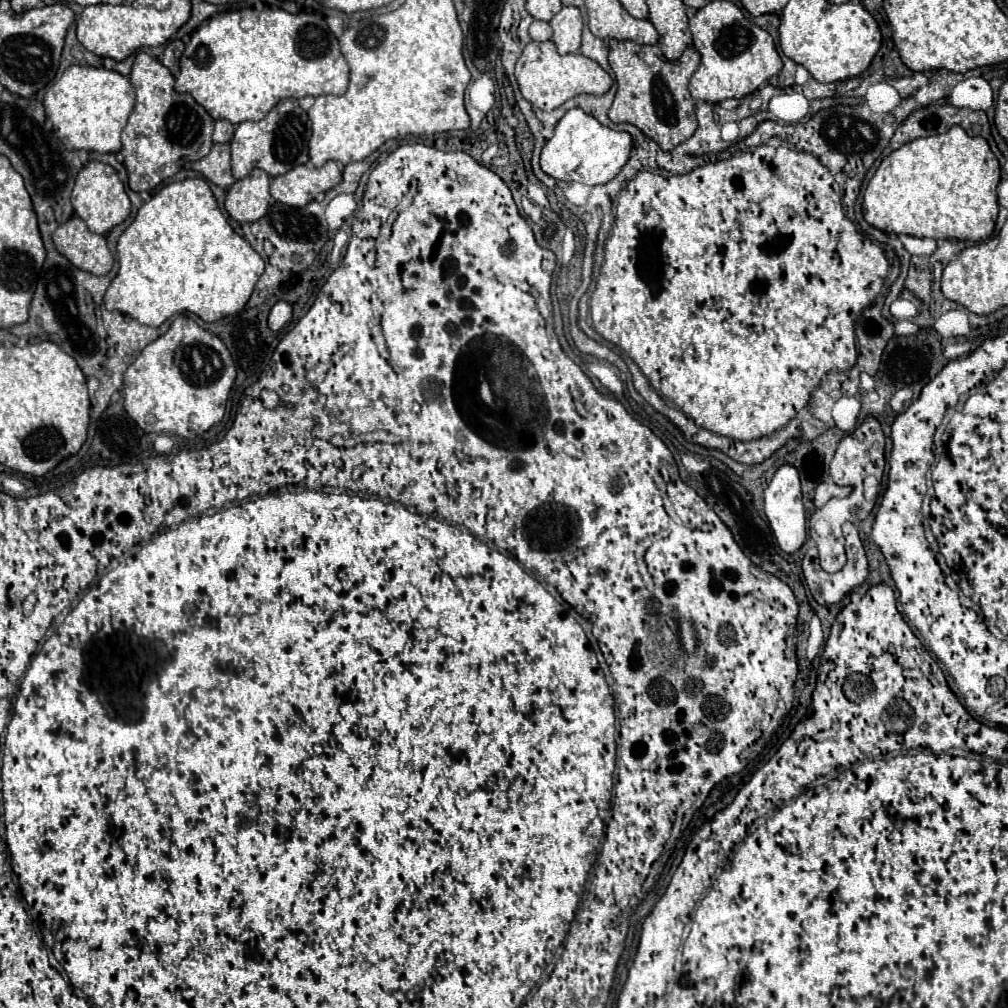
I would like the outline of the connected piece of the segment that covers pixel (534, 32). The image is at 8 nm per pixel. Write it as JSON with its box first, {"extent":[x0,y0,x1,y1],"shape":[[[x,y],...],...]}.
{"extent":[530,20,552,40],"shape":[[[534,20],[530,26],[530,38],[532,40],[550,40],[552,38],[552,28],[548,22]]]}

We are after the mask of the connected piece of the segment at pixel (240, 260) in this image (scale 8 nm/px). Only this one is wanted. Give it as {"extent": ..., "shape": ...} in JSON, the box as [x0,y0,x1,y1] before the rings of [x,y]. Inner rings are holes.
{"extent":[106,178,264,328],"shape":[[[204,178],[172,182],[156,192],[118,238],[116,256],[119,270],[106,290],[106,308],[128,314],[140,324],[154,328],[162,326],[178,312],[192,312],[204,322],[216,322],[224,316],[240,312],[264,272],[264,260],[242,236],[232,230]]]}

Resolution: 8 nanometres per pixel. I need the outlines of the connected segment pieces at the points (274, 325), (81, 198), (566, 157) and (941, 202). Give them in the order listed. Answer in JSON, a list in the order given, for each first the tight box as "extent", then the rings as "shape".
[{"extent":[268,302,292,330],"shape":[[[276,302],[270,310],[270,316],[268,316],[268,326],[270,330],[280,330],[288,320],[292,318],[292,308],[288,302]]]},{"extent":[72,160,131,234],"shape":[[[96,160],[88,162],[78,172],[78,178],[72,190],[72,206],[74,206],[74,212],[86,222],[90,232],[96,232],[96,234],[106,234],[116,224],[122,224],[131,212],[130,198],[116,170],[110,164],[102,164]]]},{"extent":[540,108,632,186],"shape":[[[572,108],[562,116],[554,128],[554,136],[544,144],[540,166],[556,180],[596,186],[610,182],[622,170],[630,158],[630,150],[632,136],[628,132],[606,128],[592,114],[586,114],[580,108]]]},{"extent":[862,126,1000,240],"shape":[[[952,126],[938,136],[916,138],[882,160],[864,192],[862,212],[868,224],[894,234],[918,238],[986,240],[998,216],[996,186],[1000,164],[988,142]]]}]

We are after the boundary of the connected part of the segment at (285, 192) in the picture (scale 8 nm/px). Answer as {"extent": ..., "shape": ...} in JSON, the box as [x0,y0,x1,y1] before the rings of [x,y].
{"extent":[270,162,342,207],"shape":[[[326,162],[322,168],[310,164],[294,166],[290,172],[272,178],[270,194],[275,200],[293,207],[303,207],[320,192],[328,192],[342,180],[342,172],[336,162]]]}

